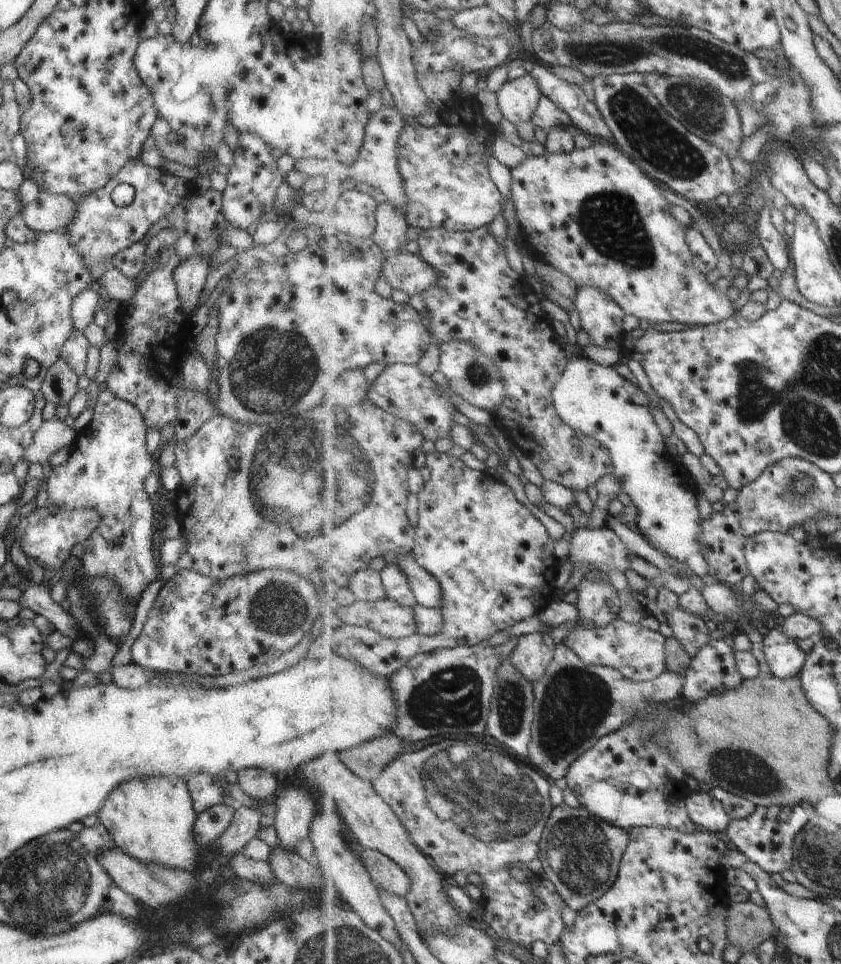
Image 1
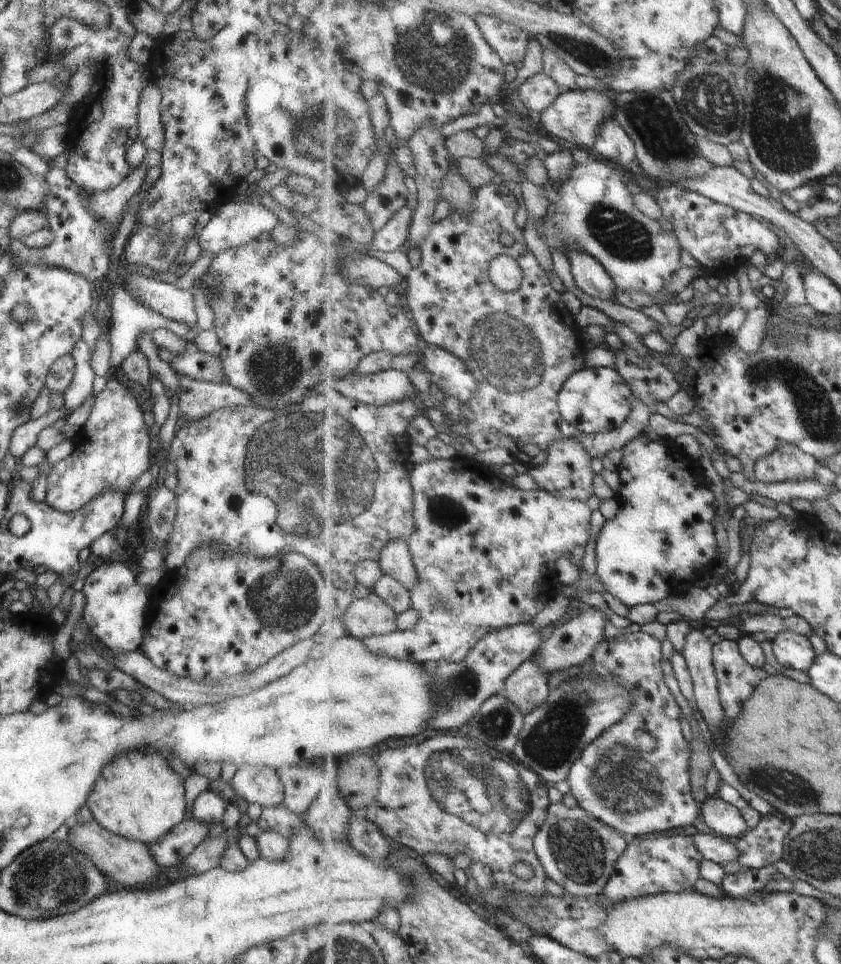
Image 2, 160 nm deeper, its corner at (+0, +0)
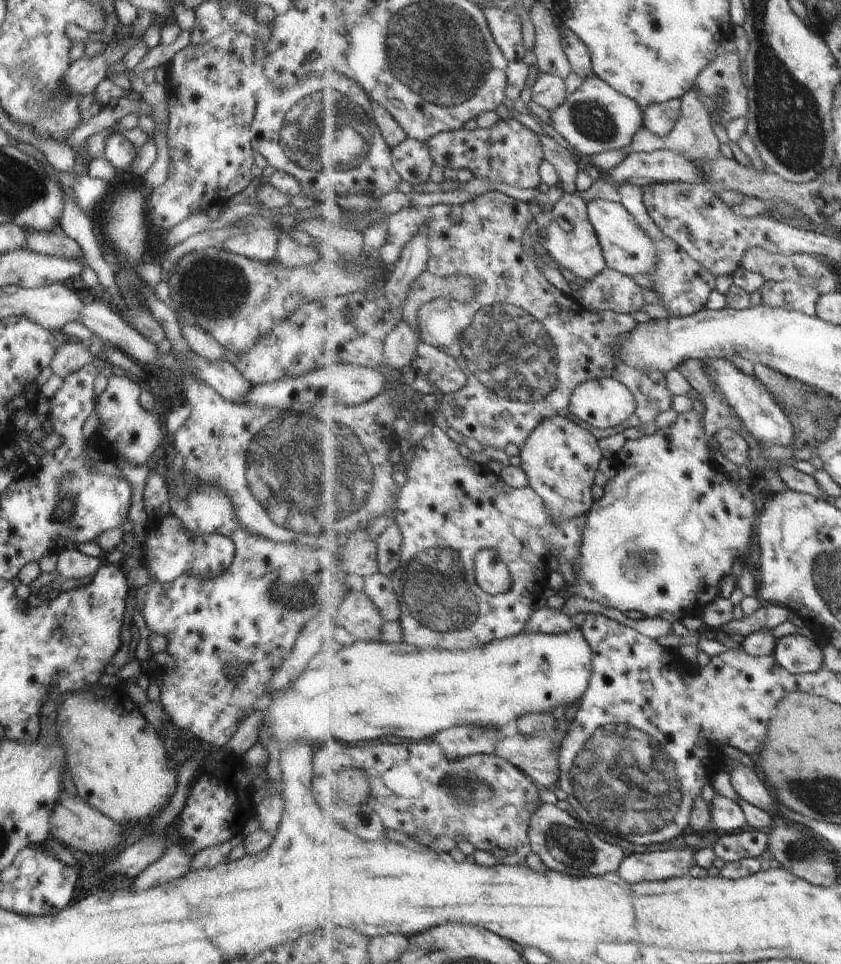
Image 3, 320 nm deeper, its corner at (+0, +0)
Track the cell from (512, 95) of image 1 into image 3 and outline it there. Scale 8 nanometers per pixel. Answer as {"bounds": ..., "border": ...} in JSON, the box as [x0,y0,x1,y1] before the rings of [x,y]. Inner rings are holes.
{"bounds":[531,72,570,112],"border":[[[540,72],[531,88],[531,99],[549,112],[564,105],[570,95],[563,79],[549,73]]]}

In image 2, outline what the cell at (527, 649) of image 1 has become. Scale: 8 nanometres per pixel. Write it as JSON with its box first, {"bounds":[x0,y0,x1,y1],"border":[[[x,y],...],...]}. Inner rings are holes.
{"bounds":[504,656,551,716],"border":[[[533,656],[508,676],[504,695],[527,716],[547,702],[549,696],[547,676],[551,675],[547,675],[542,668],[539,668]]]}

